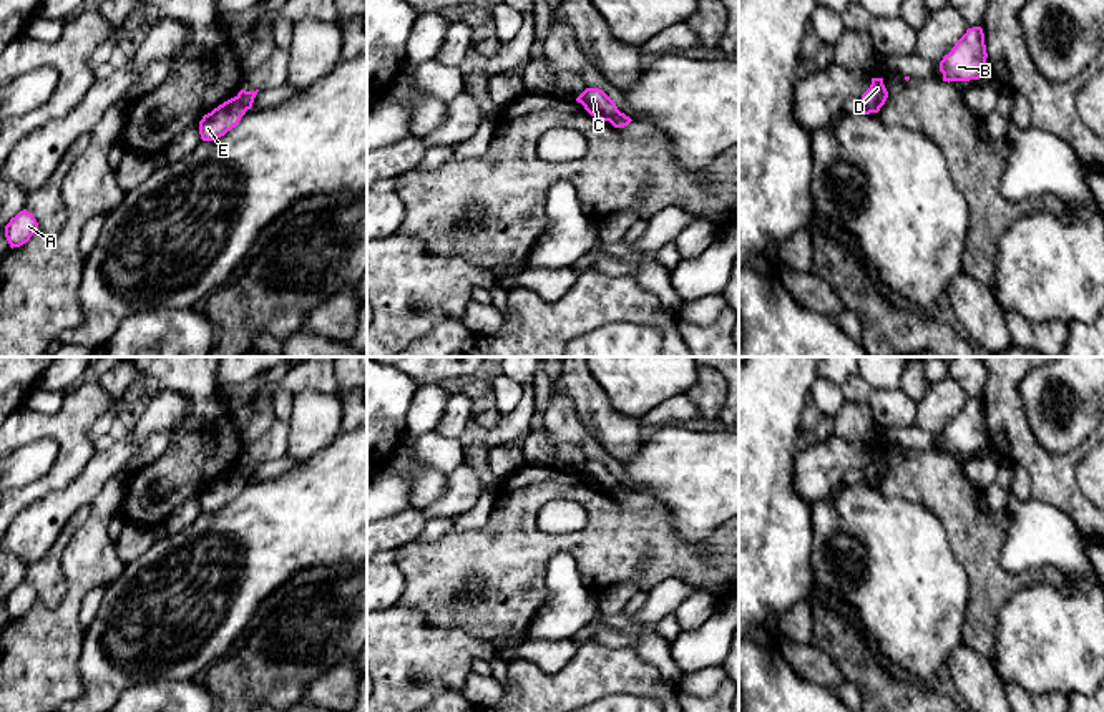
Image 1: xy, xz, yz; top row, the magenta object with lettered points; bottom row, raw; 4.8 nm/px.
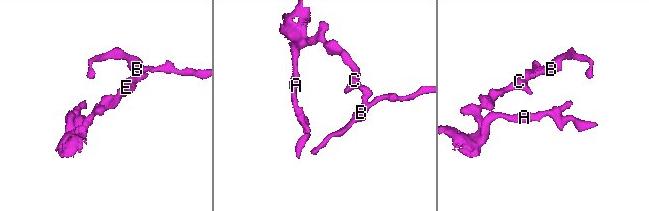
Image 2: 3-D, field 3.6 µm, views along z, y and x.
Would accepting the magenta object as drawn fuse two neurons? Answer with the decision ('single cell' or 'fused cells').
fused cells

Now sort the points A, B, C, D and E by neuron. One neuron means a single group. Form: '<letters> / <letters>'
A C E / B D

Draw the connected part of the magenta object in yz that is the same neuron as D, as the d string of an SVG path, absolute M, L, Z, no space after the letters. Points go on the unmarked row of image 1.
M872 450L870 460L862 466L865 478L872 485L878 485L888 470L888 463L883 456L883 450Z

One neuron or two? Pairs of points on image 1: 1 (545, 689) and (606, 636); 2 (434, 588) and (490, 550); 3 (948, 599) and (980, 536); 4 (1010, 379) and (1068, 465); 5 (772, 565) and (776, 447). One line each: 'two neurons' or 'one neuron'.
1: two neurons
2: one neuron
3: two neurons
4: one neuron
5: one neuron

